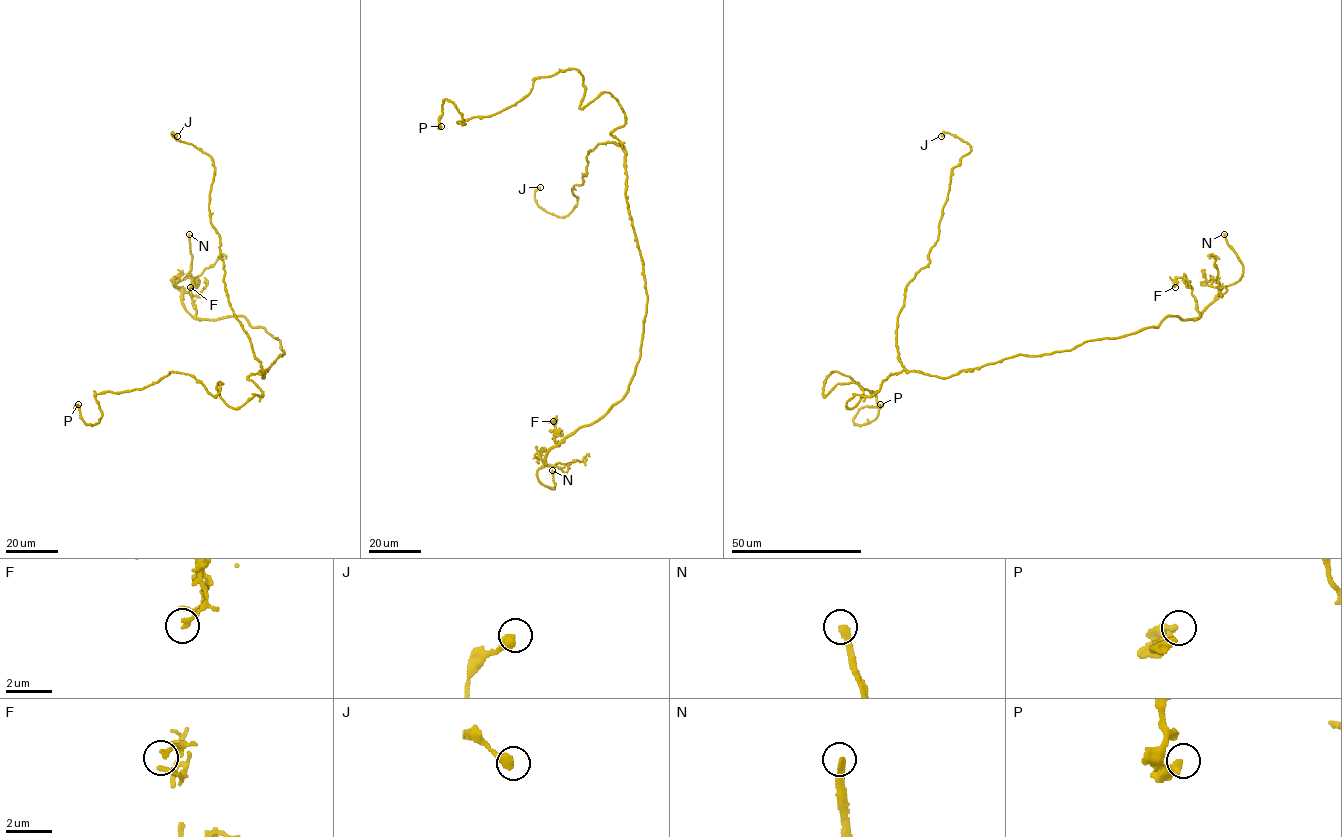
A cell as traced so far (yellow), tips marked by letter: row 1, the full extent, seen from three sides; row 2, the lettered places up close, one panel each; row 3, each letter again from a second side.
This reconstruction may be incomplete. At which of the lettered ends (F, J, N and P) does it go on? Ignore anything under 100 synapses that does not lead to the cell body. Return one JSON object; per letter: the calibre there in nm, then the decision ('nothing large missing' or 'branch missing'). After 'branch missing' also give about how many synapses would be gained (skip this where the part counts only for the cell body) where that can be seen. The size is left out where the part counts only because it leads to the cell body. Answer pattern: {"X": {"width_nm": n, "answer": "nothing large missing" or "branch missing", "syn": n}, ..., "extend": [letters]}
{"F": {"width_nm": 180, "answer": "nothing large missing"}, "J": {"width_nm": 440, "answer": "nothing large missing"}, "N": {"width_nm": 260, "answer": "branch missing"}, "P": {"width_nm": 320, "answer": "nothing large missing"}, "extend": ["N"]}

